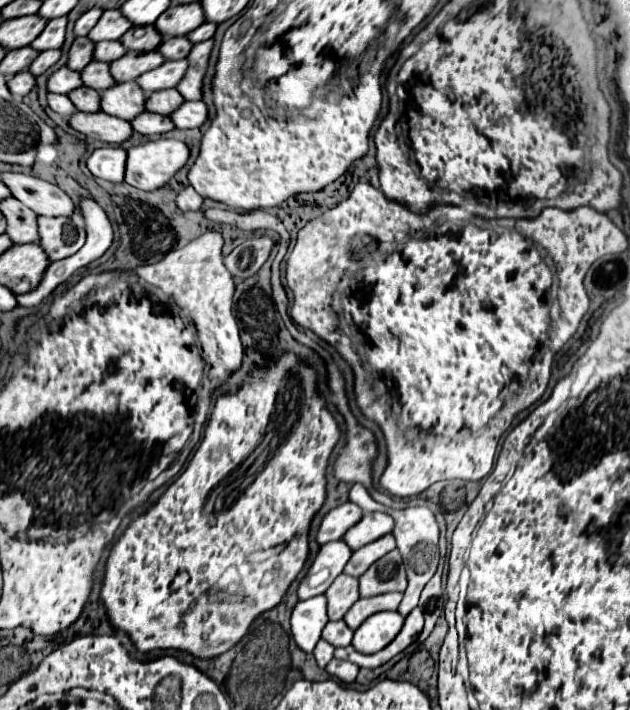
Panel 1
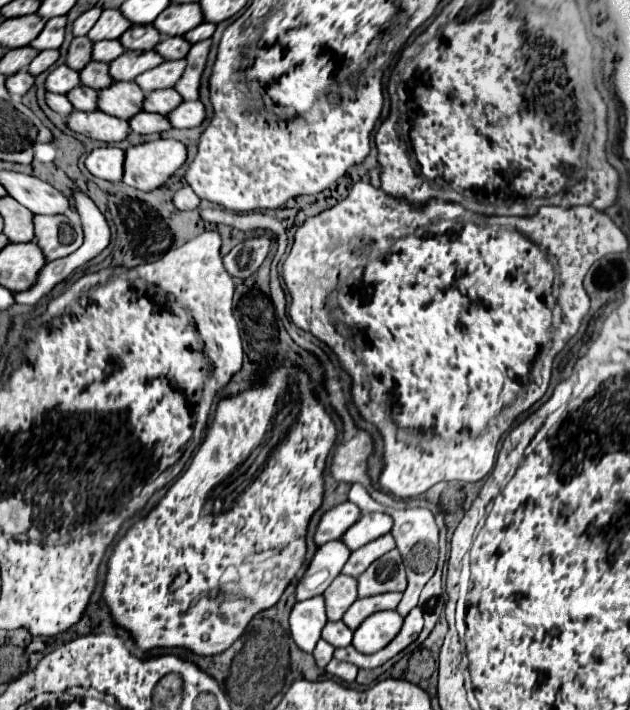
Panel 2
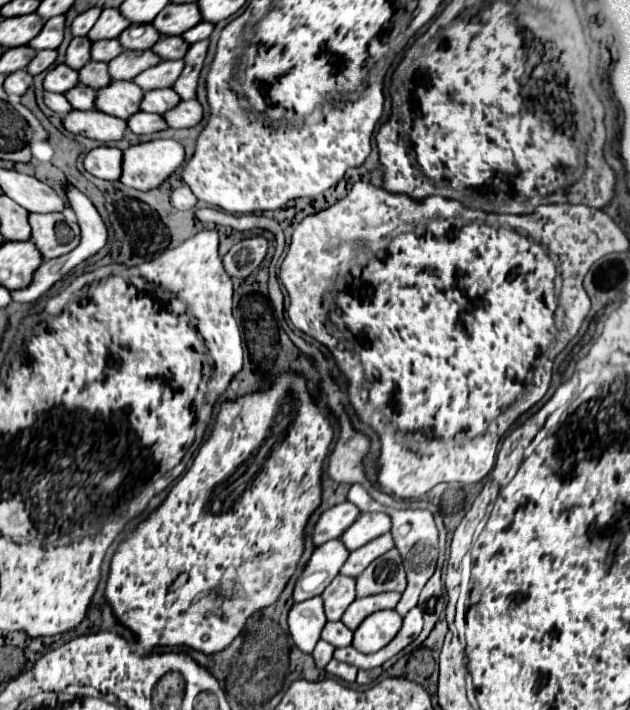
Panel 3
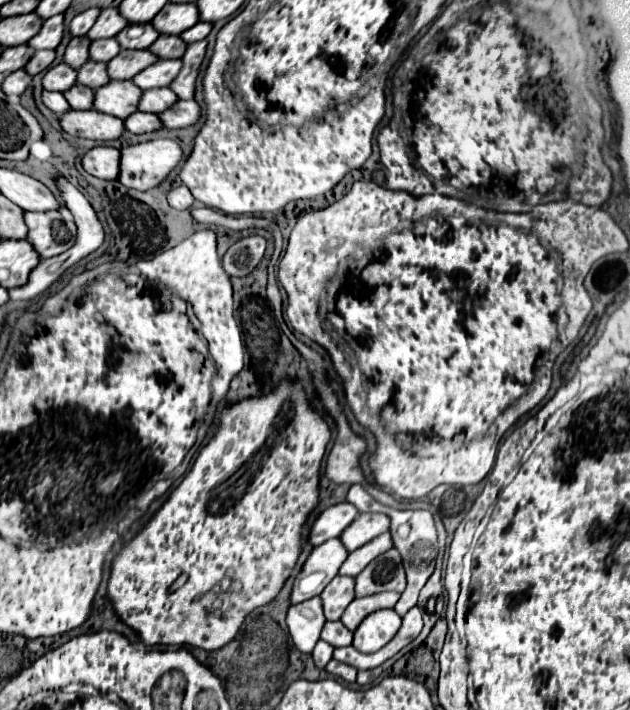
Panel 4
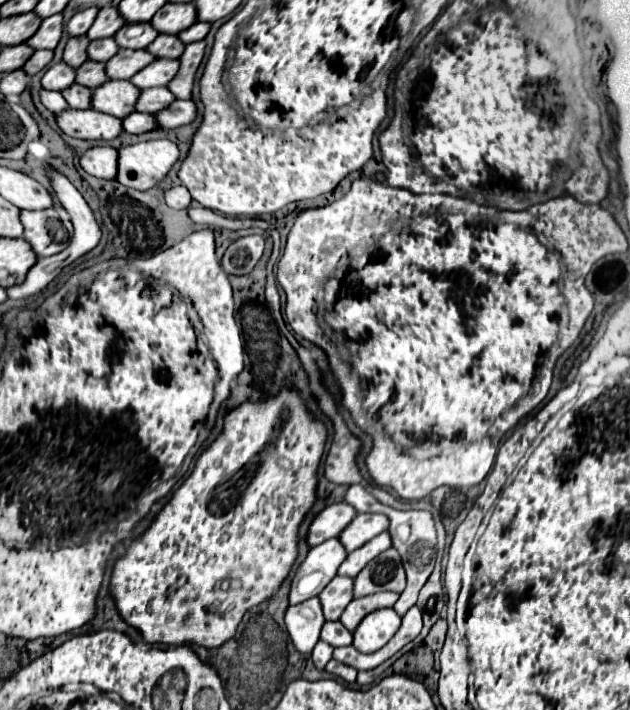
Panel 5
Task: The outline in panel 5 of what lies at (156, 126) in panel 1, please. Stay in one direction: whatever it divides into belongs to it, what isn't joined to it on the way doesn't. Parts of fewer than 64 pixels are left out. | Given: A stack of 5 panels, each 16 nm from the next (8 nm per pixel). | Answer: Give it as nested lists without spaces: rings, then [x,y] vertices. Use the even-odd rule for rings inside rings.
[[[130,112],[126,118],[122,118],[122,128],[124,128],[124,132],[130,132],[130,134],[142,134],[142,132],[154,130],[156,122],[152,120],[150,114]]]

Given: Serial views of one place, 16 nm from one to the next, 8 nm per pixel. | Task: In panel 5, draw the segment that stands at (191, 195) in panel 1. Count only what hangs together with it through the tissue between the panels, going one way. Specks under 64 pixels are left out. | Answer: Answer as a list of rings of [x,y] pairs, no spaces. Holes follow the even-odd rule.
[[[172,186],[170,190],[166,190],[164,200],[166,200],[166,206],[176,208],[176,210],[186,210],[188,204],[192,202],[192,198],[184,186]]]

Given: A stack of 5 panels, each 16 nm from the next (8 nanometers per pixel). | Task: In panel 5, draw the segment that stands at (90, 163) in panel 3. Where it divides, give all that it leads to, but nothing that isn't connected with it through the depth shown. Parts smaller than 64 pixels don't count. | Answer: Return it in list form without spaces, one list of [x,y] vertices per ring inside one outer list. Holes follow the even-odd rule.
[[[92,146],[80,156],[80,166],[94,178],[112,180],[116,174],[116,150],[108,146]]]

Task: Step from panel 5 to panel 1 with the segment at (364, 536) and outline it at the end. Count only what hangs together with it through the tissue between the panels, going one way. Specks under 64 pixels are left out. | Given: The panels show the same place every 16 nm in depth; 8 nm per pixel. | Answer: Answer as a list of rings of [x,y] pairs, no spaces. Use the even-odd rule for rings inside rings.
[[[372,512],[372,514],[364,514],[360,518],[358,524],[354,524],[346,534],[344,534],[344,542],[352,548],[358,550],[364,544],[370,544],[372,540],[390,534],[392,532],[392,516],[384,514],[384,512]]]

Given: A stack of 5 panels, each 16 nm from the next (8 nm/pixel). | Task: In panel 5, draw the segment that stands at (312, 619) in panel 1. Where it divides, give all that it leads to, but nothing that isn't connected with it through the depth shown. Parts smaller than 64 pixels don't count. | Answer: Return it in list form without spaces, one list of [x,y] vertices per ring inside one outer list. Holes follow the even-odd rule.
[[[310,598],[296,606],[288,606],[284,622],[294,648],[302,654],[310,654],[314,644],[320,640],[320,628],[326,622],[322,616],[320,600]]]

